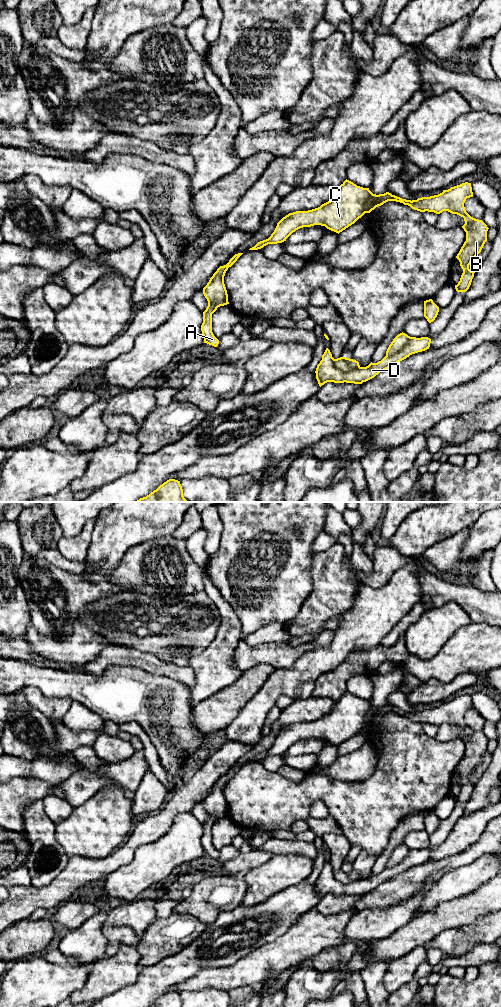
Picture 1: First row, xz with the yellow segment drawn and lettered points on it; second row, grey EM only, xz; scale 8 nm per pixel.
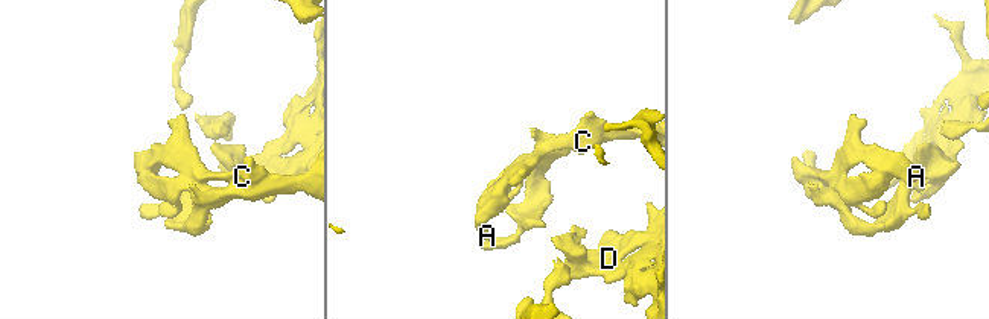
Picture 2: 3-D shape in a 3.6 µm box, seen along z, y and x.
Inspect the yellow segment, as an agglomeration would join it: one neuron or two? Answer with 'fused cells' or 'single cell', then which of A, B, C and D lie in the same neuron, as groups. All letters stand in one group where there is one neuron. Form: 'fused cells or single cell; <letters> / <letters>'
fused cells; A C / B D

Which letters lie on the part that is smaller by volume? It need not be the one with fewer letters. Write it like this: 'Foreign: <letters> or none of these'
Foreign: A, C

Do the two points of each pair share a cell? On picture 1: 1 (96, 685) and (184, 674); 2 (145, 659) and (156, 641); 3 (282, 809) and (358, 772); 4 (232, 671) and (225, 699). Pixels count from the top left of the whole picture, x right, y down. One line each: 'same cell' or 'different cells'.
1: different cells
2: different cells
3: different cells
4: different cells

